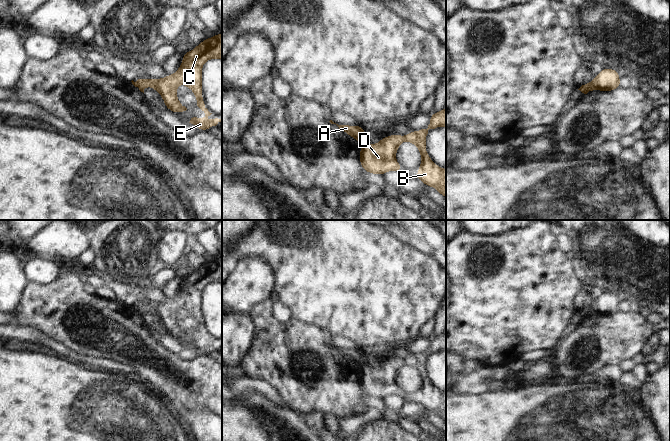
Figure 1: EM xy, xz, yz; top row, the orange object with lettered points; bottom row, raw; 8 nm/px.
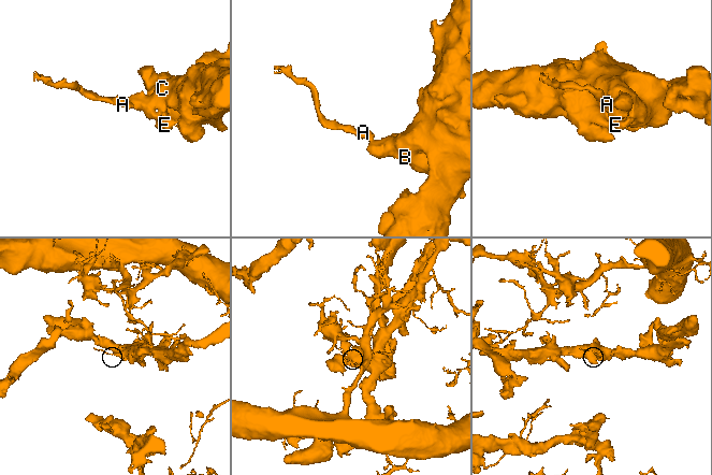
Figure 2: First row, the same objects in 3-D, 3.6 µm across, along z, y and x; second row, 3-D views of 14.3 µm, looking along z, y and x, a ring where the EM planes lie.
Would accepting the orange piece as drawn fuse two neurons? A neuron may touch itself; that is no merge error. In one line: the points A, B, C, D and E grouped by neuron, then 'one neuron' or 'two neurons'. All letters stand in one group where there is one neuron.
groups A / B C D E; two neurons

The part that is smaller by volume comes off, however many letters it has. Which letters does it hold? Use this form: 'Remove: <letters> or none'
Remove: A

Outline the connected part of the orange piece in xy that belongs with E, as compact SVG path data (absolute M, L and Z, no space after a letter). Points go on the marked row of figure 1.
M219 32L212 38L205 38L193 50L187 51L182 57L182 63L174 74L166 75L161 79L143 79L139 77L136 79L137 88L144 93L145 87L153 87L161 95L165 107L175 114L187 110L178 100L178 85L181 83L190 88L197 99L196 108L204 111L205 118L193 117L189 123L195 125L201 131L208 131L219 122L222 122L222 119L215 118L211 119L207 124L205 123L212 113L206 108L203 99L202 67L207 60L214 58L222 60L222 34Z

